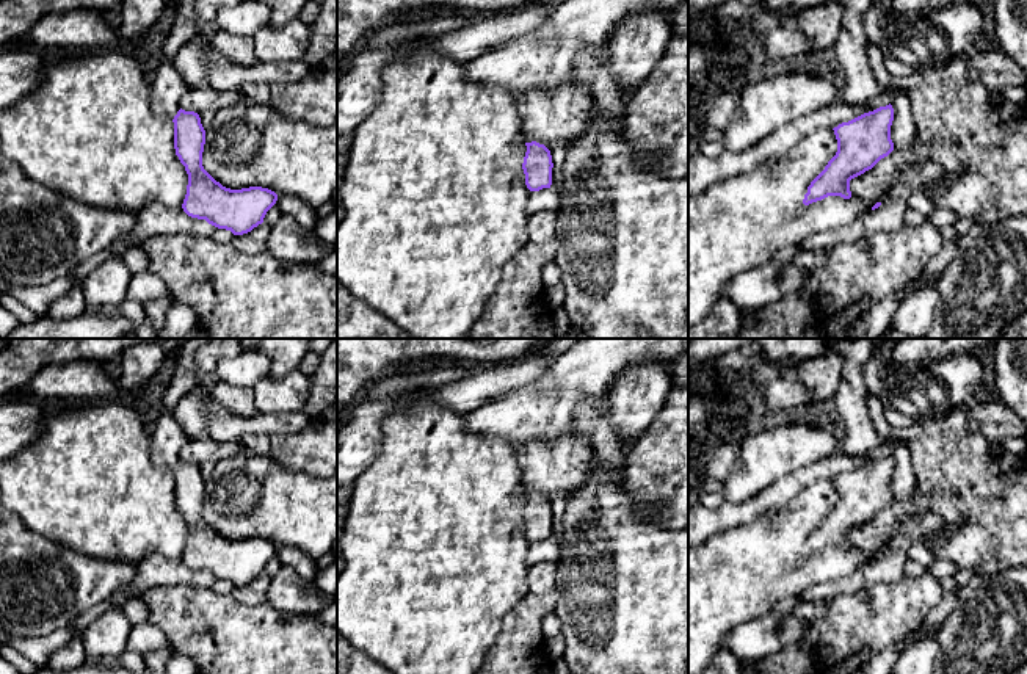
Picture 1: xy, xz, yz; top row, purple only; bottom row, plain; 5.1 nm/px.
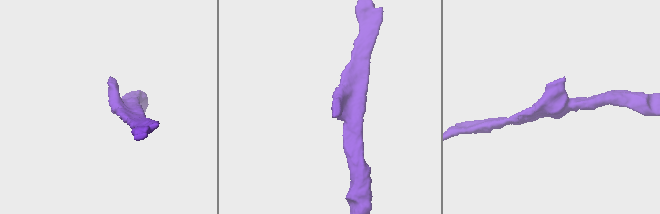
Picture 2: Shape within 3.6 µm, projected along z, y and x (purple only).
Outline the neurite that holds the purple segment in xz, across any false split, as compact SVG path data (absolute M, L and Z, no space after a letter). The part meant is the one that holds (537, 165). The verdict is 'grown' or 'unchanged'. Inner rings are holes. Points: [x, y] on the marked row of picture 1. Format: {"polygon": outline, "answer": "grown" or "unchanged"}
{"polygon": "M522 138L514 143L510 165L522 168L525 185L530 191L550 188L552 185L552 155L550 150L536 141L525 143Z", "answer": "grown"}

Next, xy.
{"polygon": "M163 61L152 82L152 113L174 122L174 149L188 174L183 212L209 224L243 235L263 223L278 194L268 188L249 187L230 190L216 182L202 166L205 130L194 111L180 108L190 85L176 69L174 61Z", "answer": "grown"}

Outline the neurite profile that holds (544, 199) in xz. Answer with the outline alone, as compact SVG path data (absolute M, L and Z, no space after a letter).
M552 188L530 191L527 199L527 213L539 213L546 210L557 210L558 194Z

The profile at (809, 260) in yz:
M800 251L792 260L793 265L814 271L826 263L825 251Z

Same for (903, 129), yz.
M895 83L891 89L895 91L895 96L891 102L894 108L894 121L891 125L891 140L894 146L908 149L916 138L916 124L911 110L909 97L905 91L898 89Z

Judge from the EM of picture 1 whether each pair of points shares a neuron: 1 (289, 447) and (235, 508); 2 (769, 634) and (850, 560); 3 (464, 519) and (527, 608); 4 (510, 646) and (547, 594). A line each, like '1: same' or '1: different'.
1: different
2: different
3: different
4: same

